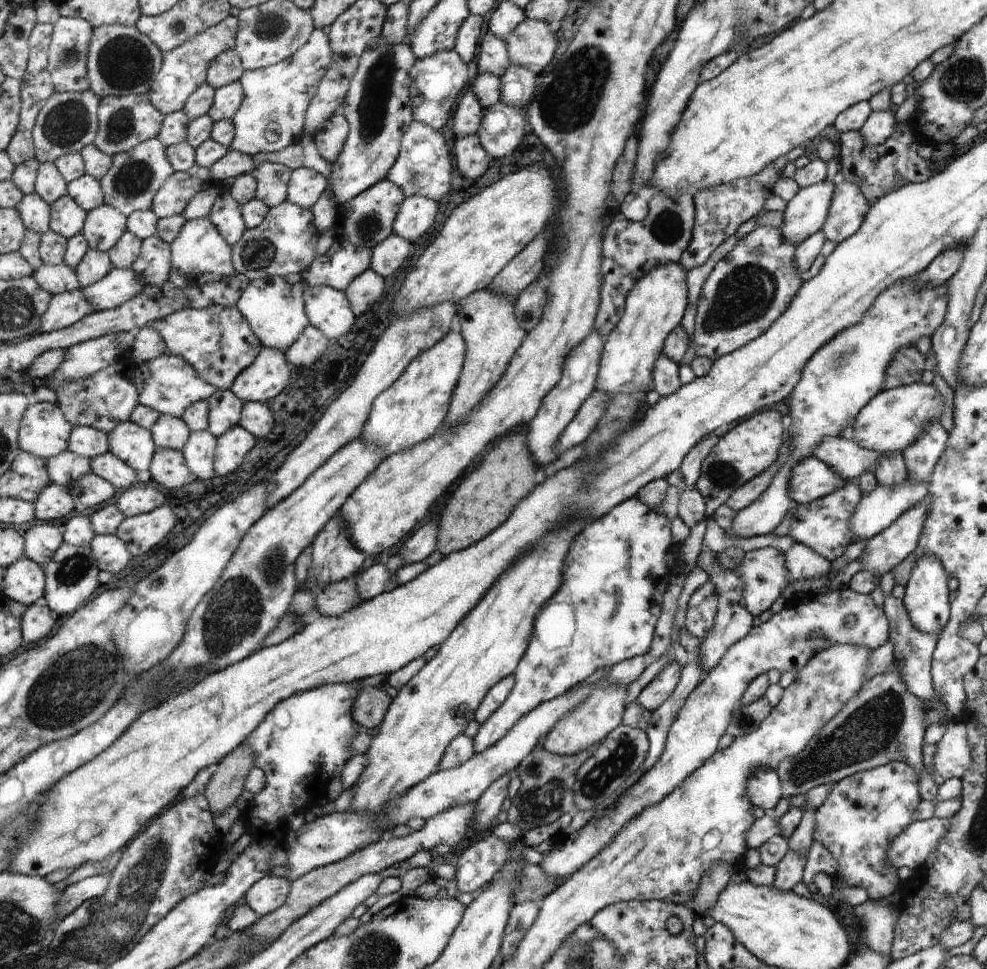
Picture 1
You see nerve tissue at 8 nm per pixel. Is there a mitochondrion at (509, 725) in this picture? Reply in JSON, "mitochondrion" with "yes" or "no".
{"mitochondrion":"no"}

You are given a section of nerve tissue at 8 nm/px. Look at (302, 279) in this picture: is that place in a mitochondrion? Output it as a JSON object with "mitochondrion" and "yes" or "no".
{"mitochondrion":"no"}

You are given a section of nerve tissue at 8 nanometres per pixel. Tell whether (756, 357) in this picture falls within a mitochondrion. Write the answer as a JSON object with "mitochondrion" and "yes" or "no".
{"mitochondrion":"no"}

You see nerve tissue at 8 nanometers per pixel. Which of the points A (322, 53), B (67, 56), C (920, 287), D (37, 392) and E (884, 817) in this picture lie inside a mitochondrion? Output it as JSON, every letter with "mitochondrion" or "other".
{"A":"other","B":"mitochondrion","C":"other","D":"other","E":"other"}

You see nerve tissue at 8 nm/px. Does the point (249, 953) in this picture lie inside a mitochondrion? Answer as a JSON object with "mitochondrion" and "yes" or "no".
{"mitochondrion":"no"}

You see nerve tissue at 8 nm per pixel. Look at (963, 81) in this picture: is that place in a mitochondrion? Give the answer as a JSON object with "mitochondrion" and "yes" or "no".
{"mitochondrion":"yes"}

